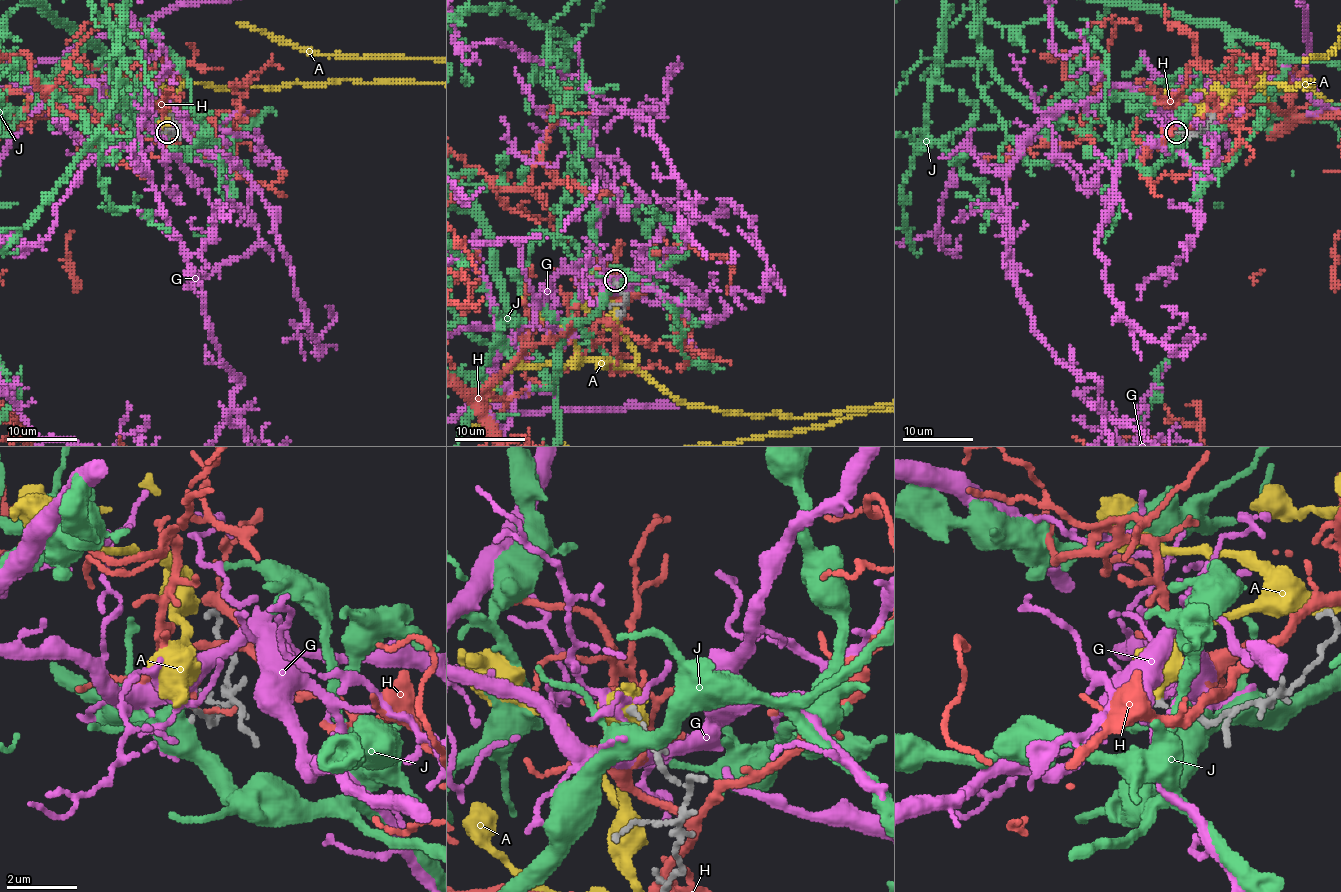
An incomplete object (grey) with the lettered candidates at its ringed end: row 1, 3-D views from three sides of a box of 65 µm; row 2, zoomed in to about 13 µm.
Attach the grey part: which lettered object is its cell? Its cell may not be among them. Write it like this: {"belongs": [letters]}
{"belongs": []}

